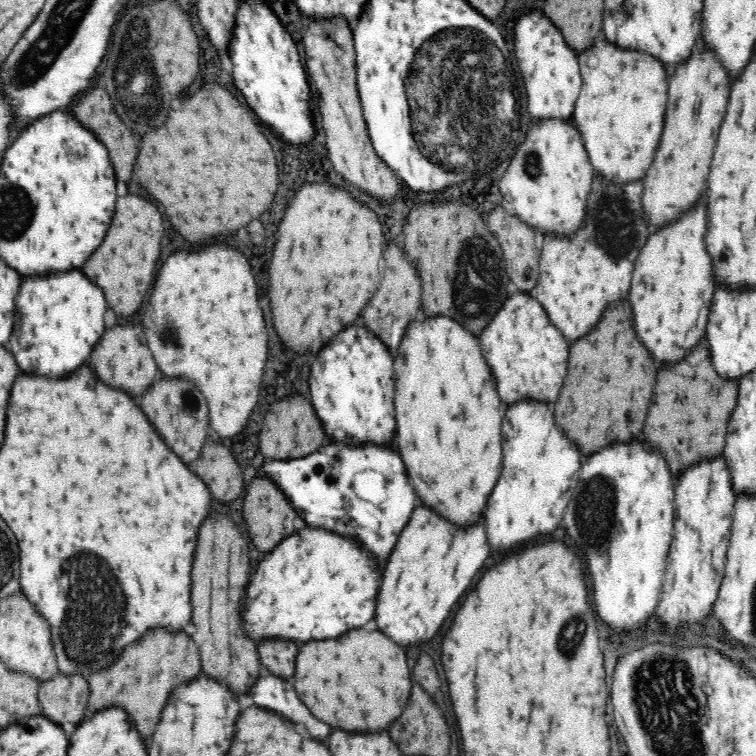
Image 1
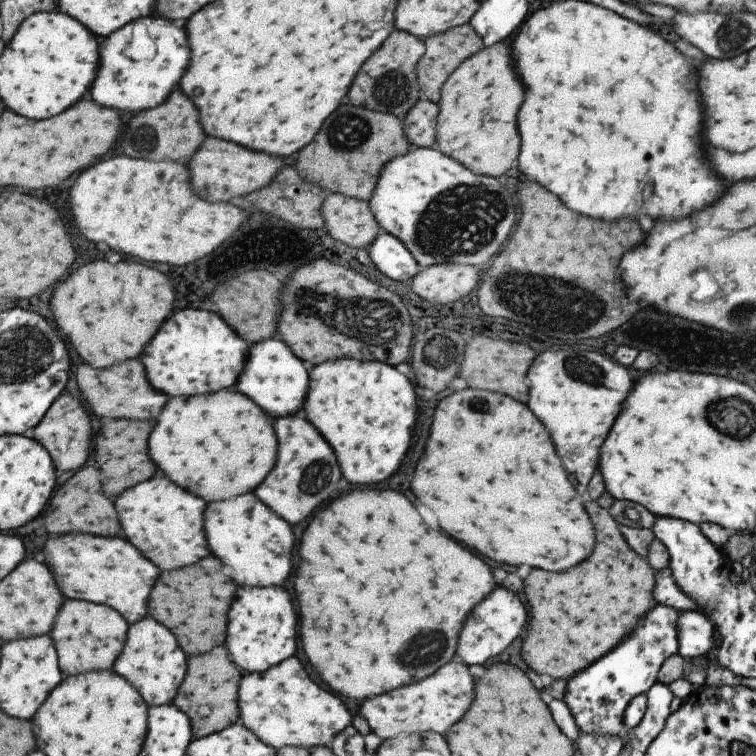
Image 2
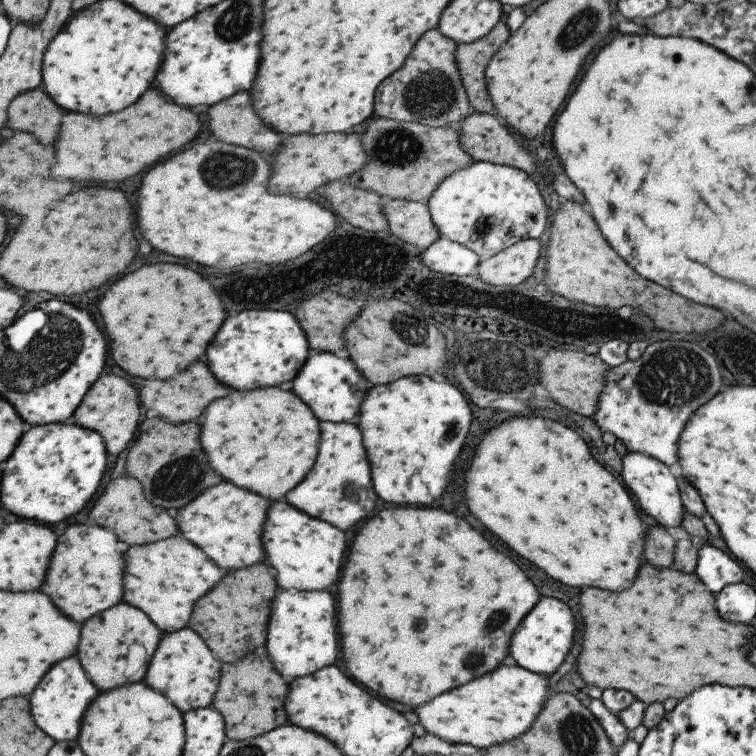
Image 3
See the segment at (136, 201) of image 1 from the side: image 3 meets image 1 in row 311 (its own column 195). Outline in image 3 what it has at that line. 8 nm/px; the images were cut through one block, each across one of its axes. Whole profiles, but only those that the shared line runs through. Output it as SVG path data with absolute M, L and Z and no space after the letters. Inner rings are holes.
M149 88L135 104L121 112L107 114L103 120L101 116L87 118L85 114L67 112L61 120L53 174L79 182L121 182L177 152L177 148L191 142L197 132L199 120L189 108L177 108L177 104L169 102L159 90Z

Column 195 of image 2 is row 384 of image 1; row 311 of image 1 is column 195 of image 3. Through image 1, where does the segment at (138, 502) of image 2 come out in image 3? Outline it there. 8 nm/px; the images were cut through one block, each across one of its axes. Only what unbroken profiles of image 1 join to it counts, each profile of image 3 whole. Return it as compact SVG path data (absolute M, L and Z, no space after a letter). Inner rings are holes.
M225 482L207 488L197 496L197 500L193 498L193 502L185 504L185 508L181 508L175 516L175 526L179 534L193 546L197 546L215 566L221 566L225 570L247 568L264 563L261 528L265 516L268 516L269 504L269 500Z

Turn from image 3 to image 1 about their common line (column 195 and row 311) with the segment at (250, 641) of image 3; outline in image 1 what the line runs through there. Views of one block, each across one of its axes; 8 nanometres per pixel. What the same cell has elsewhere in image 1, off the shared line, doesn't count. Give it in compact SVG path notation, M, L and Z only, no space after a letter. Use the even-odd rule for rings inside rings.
M616 299L591 331L570 344L568 372L552 410L558 426L570 434L584 455L612 441L629 441L642 434L659 368L648 348L640 344L632 326L630 300Z

